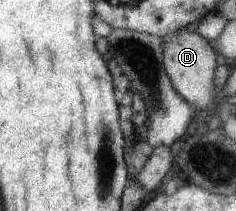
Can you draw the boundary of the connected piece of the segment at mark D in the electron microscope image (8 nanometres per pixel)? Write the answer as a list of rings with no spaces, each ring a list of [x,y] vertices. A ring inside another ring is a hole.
[[[179,29],[175,33],[163,38],[163,63],[173,90],[184,100],[193,111],[207,110],[213,102],[215,92],[213,88],[215,54],[212,46],[195,31]]]

